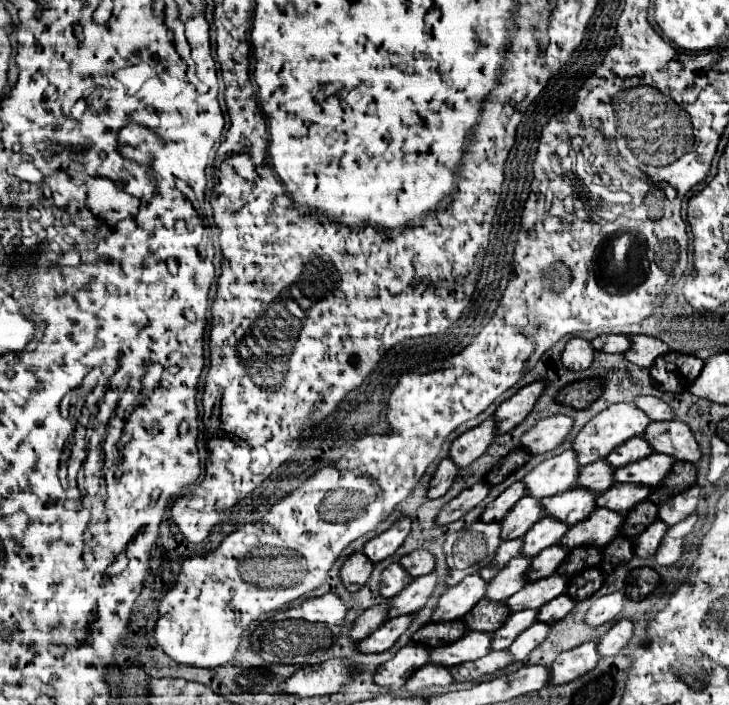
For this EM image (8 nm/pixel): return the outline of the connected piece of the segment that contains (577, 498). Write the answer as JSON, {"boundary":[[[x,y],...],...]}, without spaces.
{"boundary":[[[569,489],[567,493],[557,493],[555,497],[541,499],[543,515],[559,519],[567,525],[575,525],[583,521],[595,509],[597,493],[589,489]]]}

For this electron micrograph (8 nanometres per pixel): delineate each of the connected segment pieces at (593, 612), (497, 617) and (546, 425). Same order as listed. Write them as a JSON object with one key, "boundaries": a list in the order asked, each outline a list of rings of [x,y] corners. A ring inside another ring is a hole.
{"boundaries":[[[[617,591],[605,597],[599,597],[585,613],[585,623],[591,627],[609,623],[623,609],[623,603],[625,603],[625,591]]],[[[481,599],[471,609],[471,613],[467,613],[463,617],[463,623],[467,625],[467,631],[493,633],[493,631],[497,631],[505,623],[507,617],[509,617],[509,609],[505,607],[505,603]]],[[[555,415],[555,417],[541,419],[529,431],[523,433],[521,445],[533,455],[553,451],[565,441],[571,427],[573,427],[573,419],[567,415]]]]}

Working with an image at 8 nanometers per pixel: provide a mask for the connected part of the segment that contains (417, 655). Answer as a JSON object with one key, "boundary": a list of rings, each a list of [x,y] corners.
{"boundary":[[[409,643],[397,651],[397,655],[385,663],[381,663],[373,675],[373,681],[381,687],[401,689],[405,681],[429,659],[429,649],[423,645]]]}

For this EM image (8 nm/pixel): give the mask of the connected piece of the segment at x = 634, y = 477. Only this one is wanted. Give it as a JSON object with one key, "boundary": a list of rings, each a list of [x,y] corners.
{"boundary":[[[651,453],[651,457],[645,457],[643,461],[635,461],[625,467],[615,469],[615,481],[619,483],[637,483],[647,487],[657,487],[663,477],[669,473],[675,459],[665,457],[661,453]]]}

